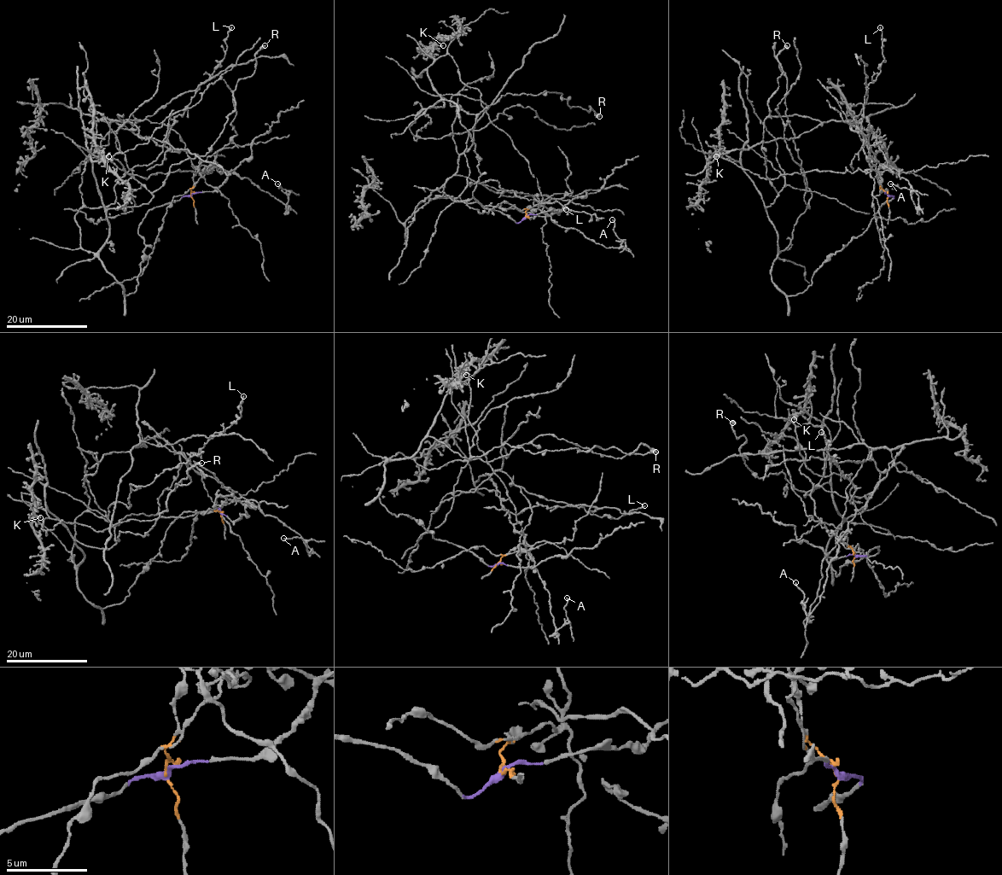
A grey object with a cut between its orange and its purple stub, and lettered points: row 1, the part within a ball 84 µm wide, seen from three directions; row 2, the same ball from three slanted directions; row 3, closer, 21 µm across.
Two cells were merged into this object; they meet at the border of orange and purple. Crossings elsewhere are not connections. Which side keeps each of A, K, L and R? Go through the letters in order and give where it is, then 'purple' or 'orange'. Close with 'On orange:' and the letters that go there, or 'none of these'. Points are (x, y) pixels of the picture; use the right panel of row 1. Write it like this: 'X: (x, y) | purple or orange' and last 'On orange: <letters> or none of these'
A: (890, 183) | orange
K: (716, 156) | purple
L: (880, 27) | orange
R: (787, 45) | purple
On orange: A, L

